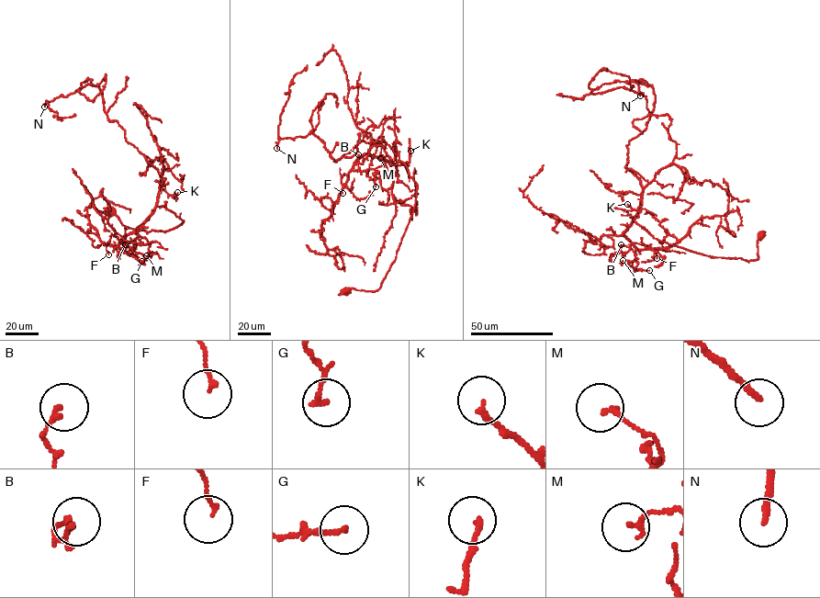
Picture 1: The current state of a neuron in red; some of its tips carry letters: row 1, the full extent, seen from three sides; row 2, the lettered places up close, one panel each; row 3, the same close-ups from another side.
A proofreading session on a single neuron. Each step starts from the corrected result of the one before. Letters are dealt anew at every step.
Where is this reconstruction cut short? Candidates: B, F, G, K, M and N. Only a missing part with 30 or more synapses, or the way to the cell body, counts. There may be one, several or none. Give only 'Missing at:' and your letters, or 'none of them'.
Missing at: N

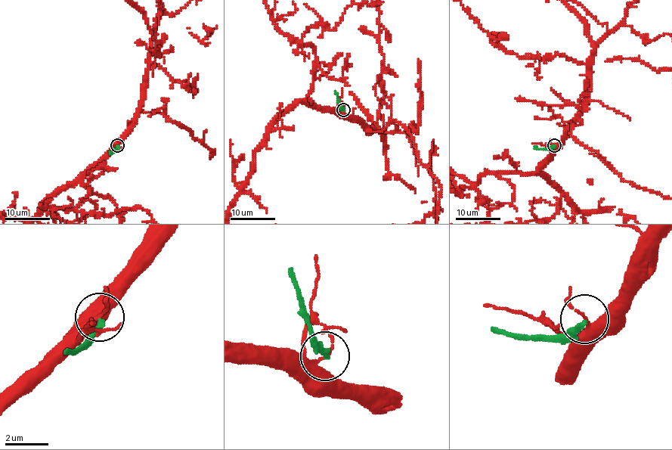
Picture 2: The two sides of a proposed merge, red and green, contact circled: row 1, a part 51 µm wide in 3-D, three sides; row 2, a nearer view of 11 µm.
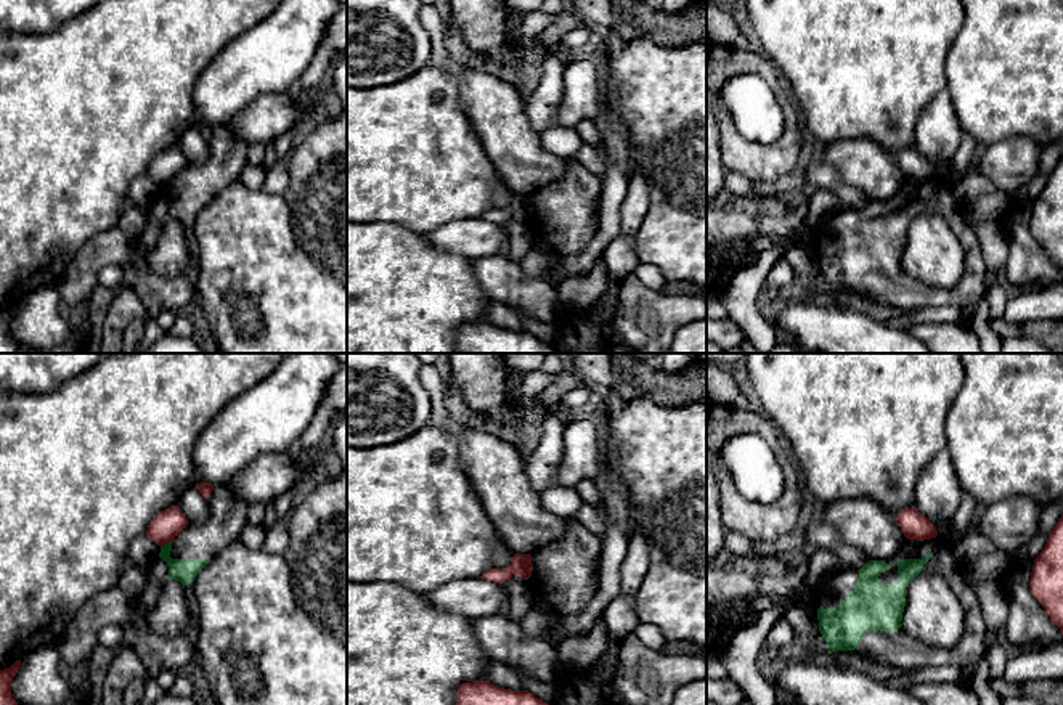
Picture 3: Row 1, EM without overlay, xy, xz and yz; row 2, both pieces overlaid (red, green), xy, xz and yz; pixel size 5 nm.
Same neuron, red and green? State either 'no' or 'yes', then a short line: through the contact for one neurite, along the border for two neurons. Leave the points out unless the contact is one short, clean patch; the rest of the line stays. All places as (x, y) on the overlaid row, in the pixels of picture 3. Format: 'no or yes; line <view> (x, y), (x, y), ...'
no; line xy (171, 540), (161, 546)

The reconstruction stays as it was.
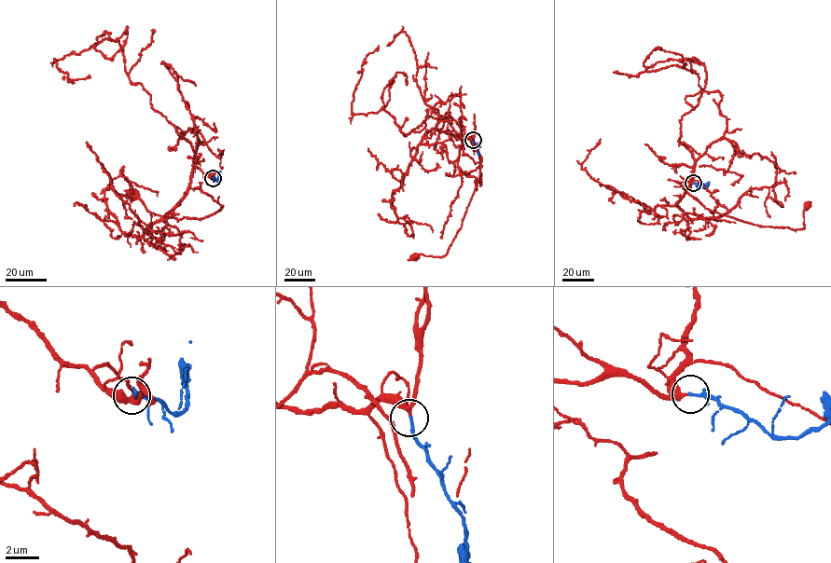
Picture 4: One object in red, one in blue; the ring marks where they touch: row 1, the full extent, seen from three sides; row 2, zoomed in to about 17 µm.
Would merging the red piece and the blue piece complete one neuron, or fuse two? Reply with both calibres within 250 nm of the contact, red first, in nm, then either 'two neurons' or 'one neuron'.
260/180 nm | one neuron

